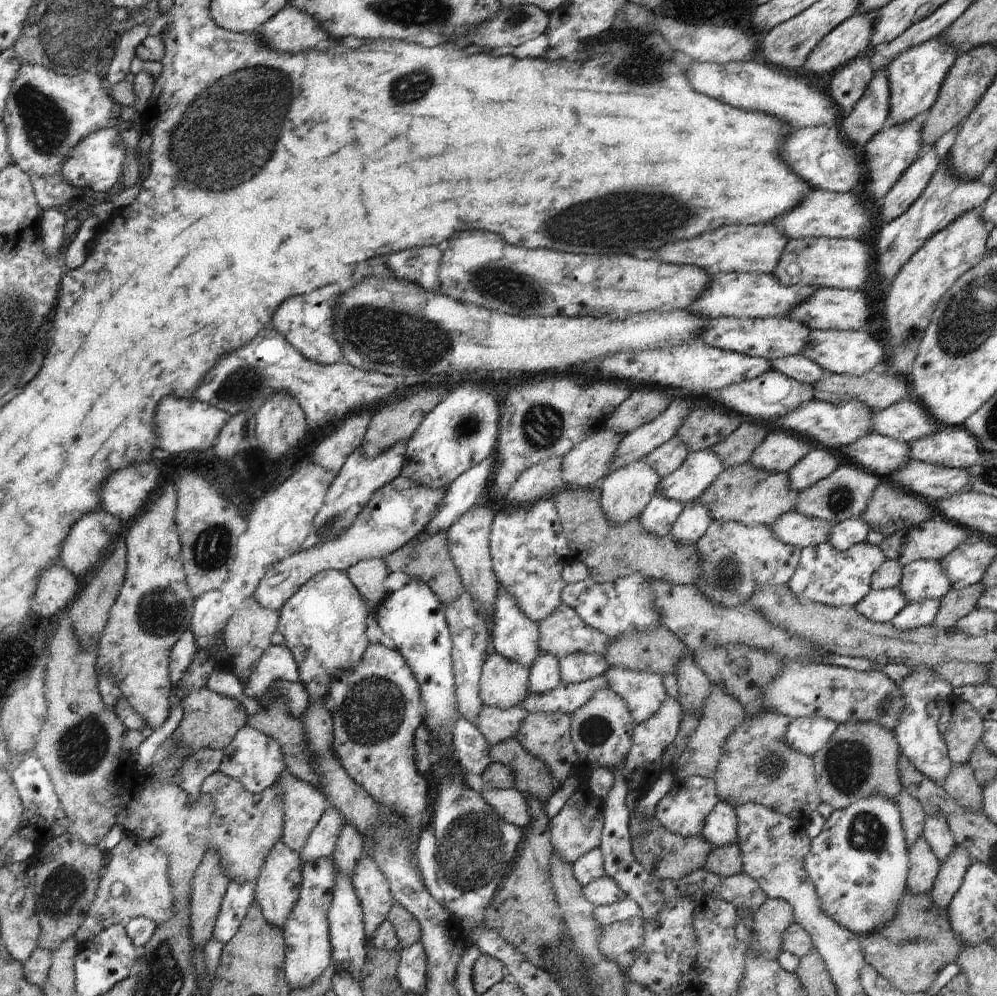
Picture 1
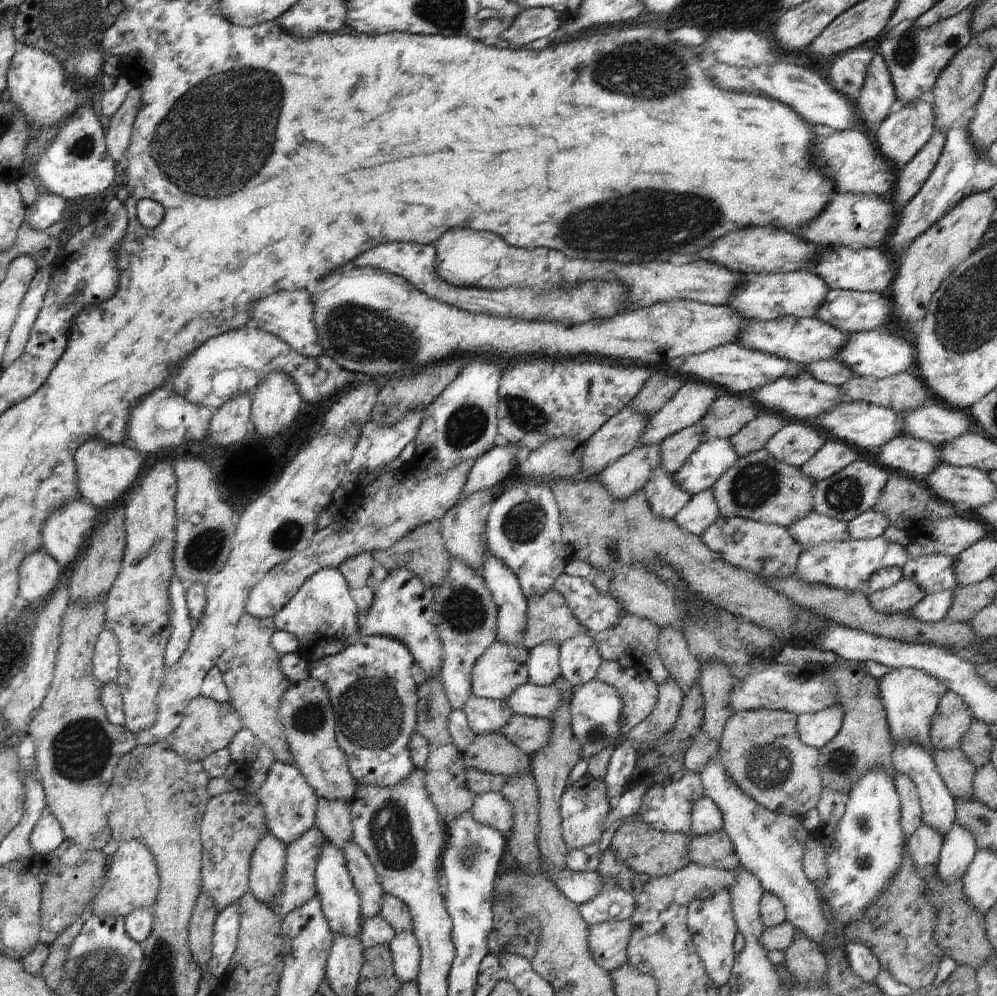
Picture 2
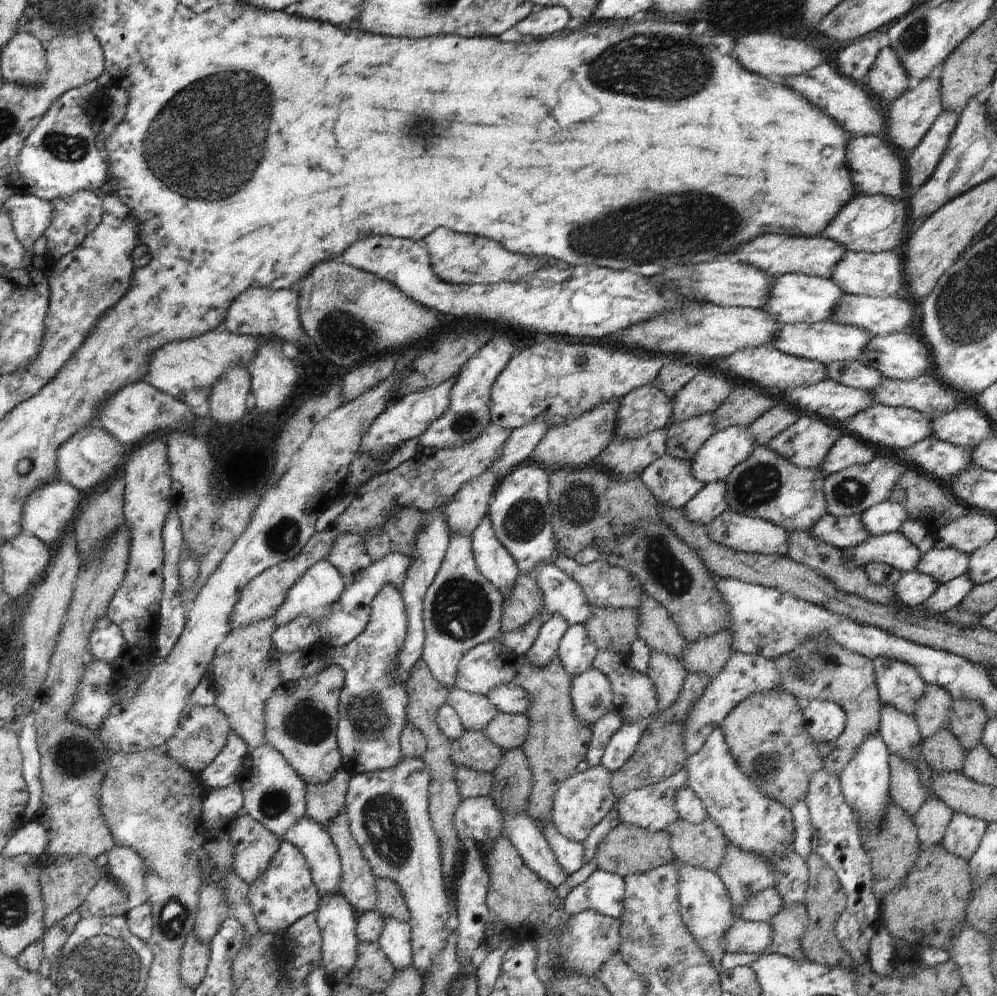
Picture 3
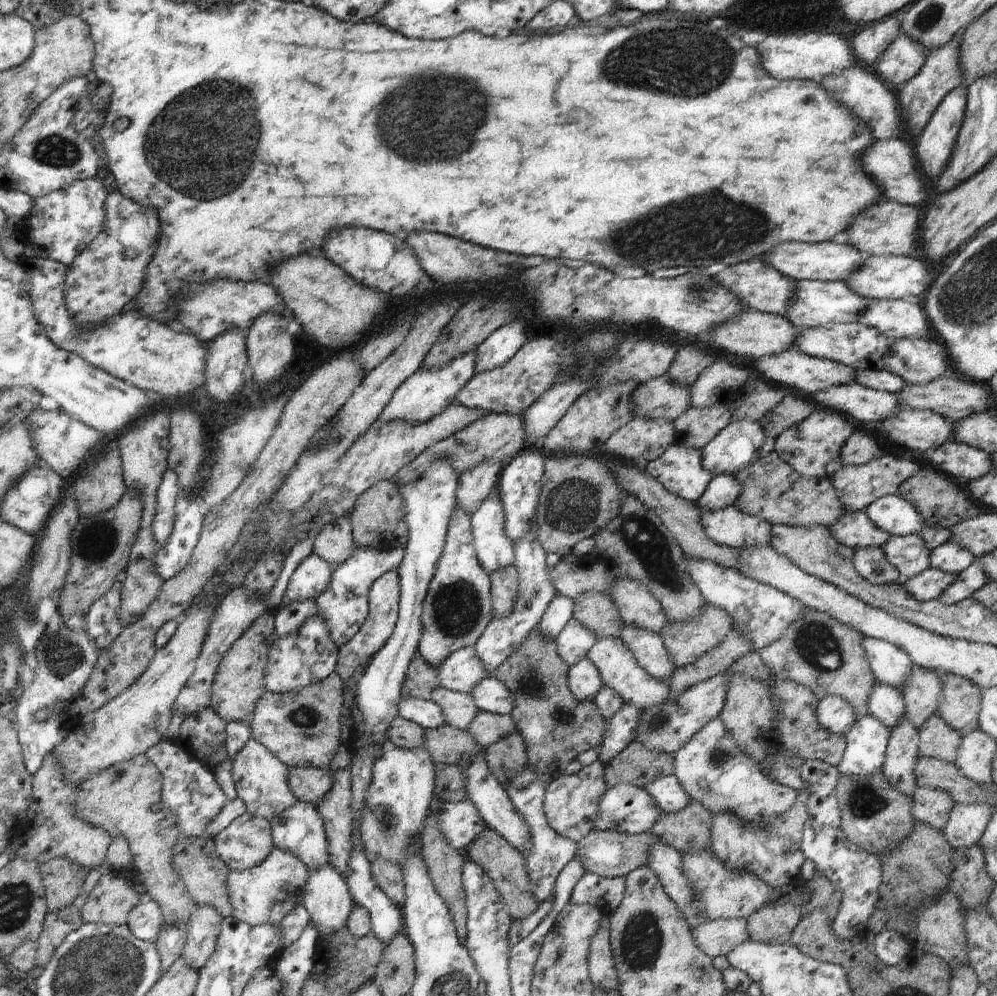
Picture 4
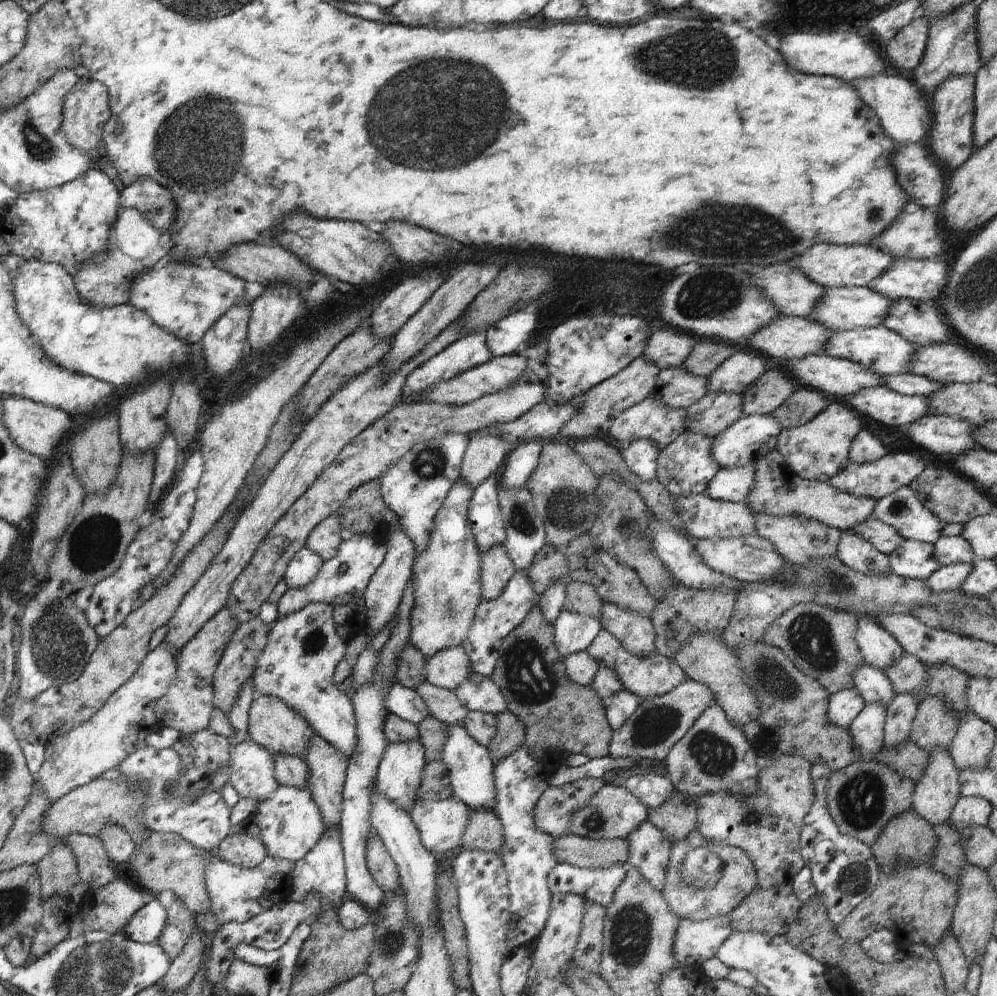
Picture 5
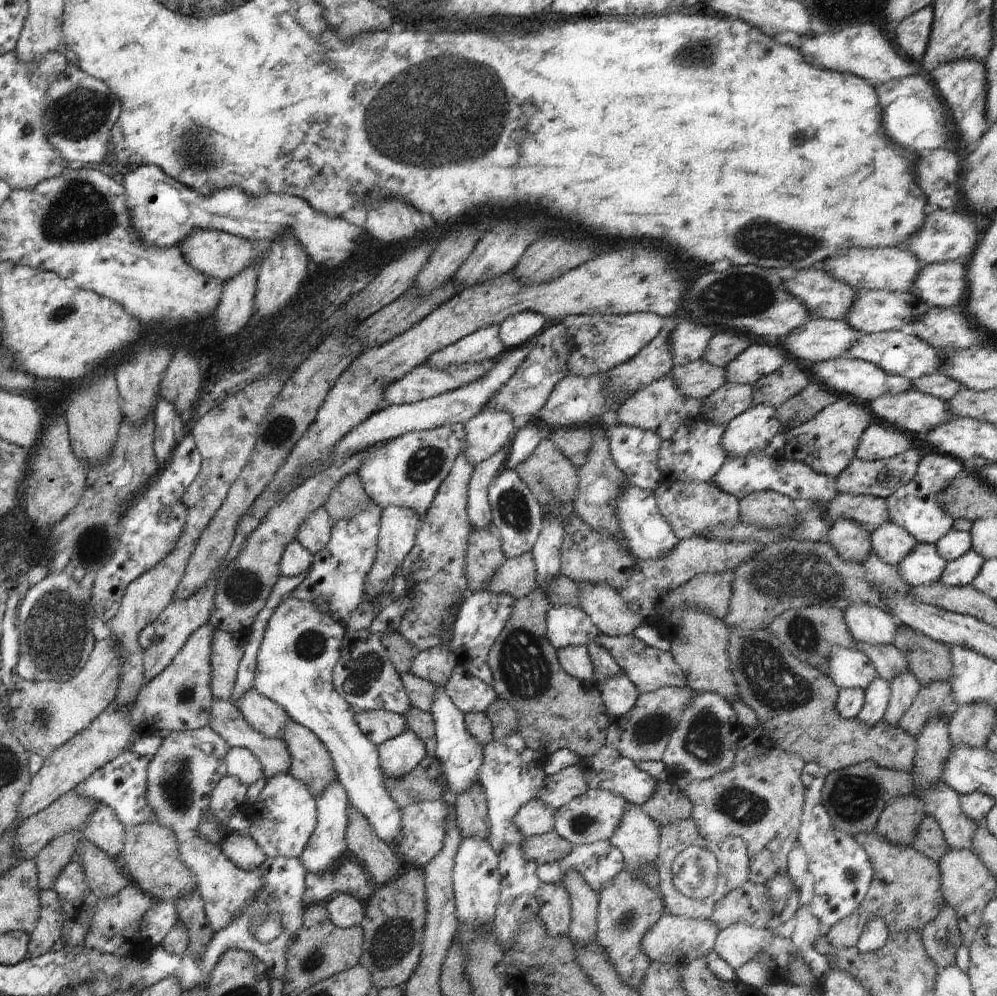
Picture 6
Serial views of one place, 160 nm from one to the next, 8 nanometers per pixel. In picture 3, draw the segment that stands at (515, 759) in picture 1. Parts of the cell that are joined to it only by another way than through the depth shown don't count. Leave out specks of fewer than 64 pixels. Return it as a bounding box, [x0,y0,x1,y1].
[450,730,503,774]

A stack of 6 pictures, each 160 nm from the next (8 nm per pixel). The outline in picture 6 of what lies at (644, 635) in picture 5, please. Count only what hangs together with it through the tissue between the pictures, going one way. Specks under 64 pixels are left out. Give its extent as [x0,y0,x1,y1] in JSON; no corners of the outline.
[577,583,643,637]

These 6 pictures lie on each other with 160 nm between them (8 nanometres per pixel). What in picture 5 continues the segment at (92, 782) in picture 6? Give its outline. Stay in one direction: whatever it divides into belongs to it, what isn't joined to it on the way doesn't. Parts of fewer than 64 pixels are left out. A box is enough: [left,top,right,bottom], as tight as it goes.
[113,746,235,852]

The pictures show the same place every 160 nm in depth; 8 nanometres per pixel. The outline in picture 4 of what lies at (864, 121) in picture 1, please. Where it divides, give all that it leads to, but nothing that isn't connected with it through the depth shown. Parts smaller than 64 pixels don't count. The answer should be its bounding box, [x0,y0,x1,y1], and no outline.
[874,33,926,91]

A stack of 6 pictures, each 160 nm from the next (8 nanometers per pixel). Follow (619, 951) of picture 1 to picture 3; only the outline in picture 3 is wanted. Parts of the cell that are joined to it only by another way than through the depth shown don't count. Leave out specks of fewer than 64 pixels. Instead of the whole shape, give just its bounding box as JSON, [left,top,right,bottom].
[558,910,620,976]

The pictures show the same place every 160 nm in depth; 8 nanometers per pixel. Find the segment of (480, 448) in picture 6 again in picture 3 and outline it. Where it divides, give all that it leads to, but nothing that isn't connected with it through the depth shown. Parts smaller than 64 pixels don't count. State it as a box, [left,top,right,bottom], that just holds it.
[442,470,498,536]

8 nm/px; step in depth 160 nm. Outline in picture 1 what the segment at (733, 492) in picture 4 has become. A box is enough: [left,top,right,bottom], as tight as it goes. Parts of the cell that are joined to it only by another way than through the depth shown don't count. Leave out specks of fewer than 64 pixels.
[672,501,711,545]

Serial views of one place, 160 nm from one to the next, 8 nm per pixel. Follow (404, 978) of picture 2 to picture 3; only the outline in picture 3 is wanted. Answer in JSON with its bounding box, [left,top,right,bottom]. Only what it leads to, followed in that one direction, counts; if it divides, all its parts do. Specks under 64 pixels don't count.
[378,915,413,970]

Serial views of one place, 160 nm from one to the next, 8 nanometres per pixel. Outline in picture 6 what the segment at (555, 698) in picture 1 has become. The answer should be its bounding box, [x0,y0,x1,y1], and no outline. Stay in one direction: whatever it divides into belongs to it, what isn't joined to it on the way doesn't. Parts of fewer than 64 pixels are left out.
[444,664,498,714]

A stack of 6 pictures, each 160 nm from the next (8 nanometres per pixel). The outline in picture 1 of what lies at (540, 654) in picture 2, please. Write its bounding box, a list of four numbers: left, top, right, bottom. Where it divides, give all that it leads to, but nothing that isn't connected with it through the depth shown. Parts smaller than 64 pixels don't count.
[528,652,562,694]

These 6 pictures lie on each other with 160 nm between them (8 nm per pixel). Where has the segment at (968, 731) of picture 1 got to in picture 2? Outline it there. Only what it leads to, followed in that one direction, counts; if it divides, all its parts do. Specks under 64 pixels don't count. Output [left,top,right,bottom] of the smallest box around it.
[931,691,973,750]

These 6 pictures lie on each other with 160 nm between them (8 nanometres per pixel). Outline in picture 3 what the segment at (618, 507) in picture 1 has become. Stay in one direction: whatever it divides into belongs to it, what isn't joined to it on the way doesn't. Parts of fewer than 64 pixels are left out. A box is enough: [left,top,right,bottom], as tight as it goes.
[600,428,667,480]

